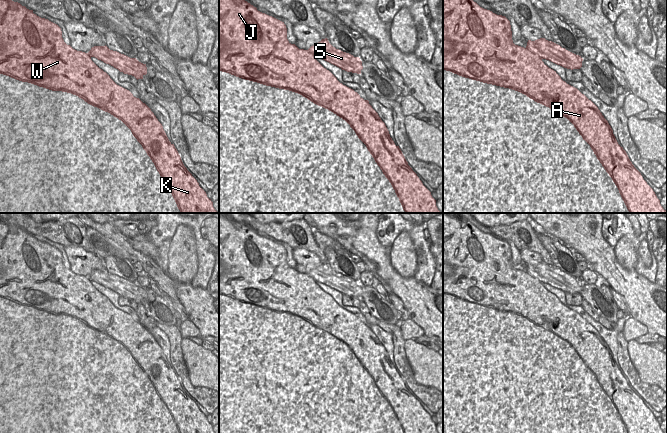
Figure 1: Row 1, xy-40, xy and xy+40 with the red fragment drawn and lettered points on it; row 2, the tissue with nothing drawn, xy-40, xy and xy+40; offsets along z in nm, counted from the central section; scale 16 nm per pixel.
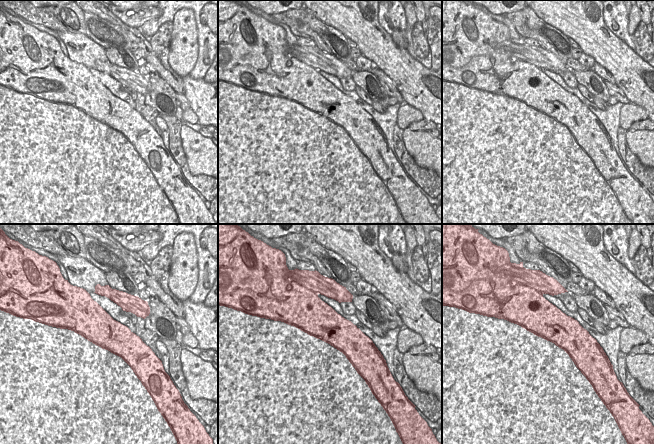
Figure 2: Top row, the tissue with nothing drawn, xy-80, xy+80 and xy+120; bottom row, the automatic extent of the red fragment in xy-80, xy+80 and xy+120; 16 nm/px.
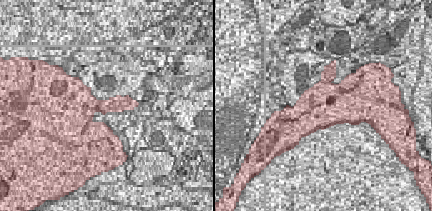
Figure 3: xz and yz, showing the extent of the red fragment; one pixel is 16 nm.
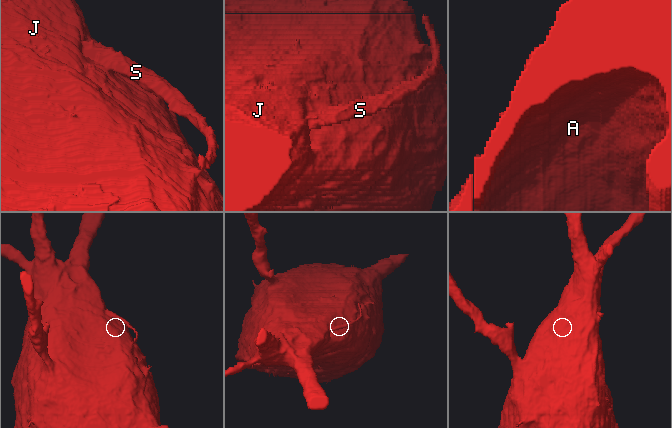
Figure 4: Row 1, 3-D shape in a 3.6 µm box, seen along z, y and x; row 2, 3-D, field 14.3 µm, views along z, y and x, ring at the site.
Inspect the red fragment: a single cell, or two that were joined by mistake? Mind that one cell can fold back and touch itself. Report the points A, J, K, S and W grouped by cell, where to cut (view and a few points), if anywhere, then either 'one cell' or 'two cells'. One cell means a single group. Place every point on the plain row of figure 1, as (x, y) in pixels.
groups A J K W / S; cut xy+40 (526, 271), (543, 282); two cells

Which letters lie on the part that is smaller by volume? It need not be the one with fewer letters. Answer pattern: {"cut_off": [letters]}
{"cut_off": ["S"]}

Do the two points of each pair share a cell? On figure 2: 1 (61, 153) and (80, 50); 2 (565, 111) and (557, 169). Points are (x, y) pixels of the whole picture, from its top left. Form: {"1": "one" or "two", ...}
{"1": "two", "2": "one"}

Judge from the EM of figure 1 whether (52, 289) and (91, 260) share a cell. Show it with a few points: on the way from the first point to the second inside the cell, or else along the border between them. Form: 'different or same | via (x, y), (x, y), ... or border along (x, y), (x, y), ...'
different | border along (69, 269), (87, 277)

